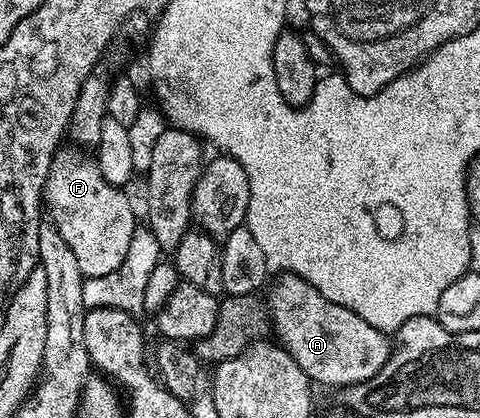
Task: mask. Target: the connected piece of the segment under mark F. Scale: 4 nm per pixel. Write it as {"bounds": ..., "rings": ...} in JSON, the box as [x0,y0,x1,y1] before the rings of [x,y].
{"bounds":[45,148,137,278],"rings":[[[66,148],[60,149],[55,155],[55,161],[51,164],[51,171],[47,177],[45,187],[45,202],[51,205],[50,221],[57,224],[57,232],[61,232],[65,244],[73,256],[77,256],[77,264],[81,264],[81,272],[88,278],[108,275],[115,268],[119,268],[125,260],[125,254],[129,249],[130,241],[137,229],[135,223],[135,210],[131,207],[131,198],[126,189],[109,184],[105,176],[101,176],[101,168],[98,161],[82,158]]]}

